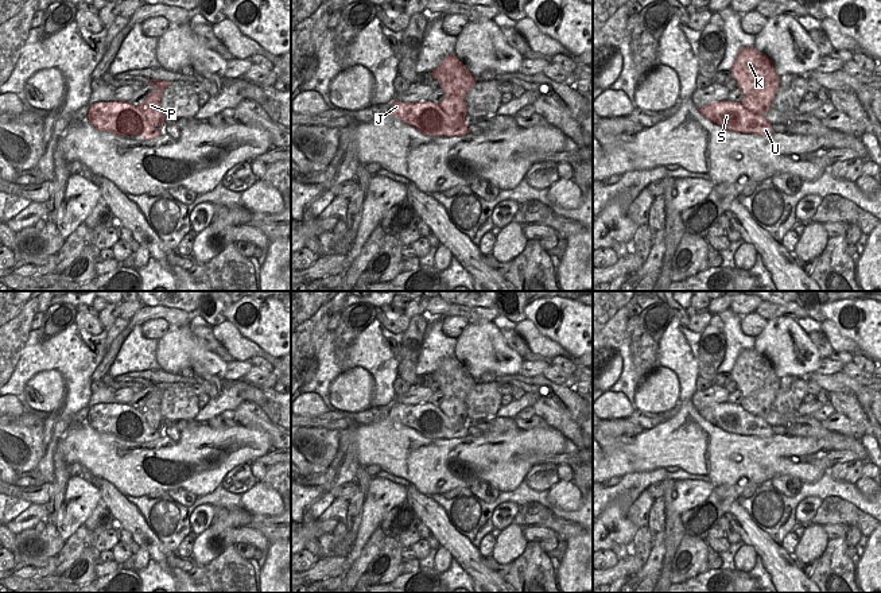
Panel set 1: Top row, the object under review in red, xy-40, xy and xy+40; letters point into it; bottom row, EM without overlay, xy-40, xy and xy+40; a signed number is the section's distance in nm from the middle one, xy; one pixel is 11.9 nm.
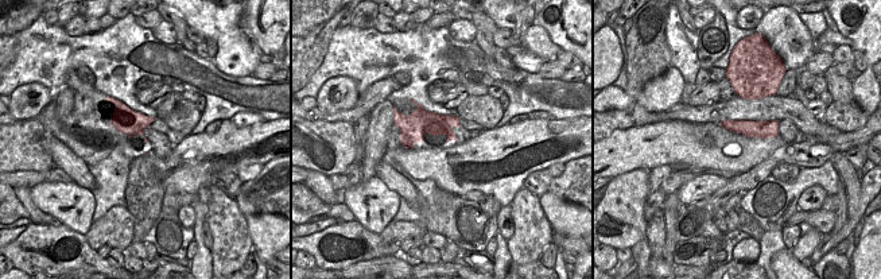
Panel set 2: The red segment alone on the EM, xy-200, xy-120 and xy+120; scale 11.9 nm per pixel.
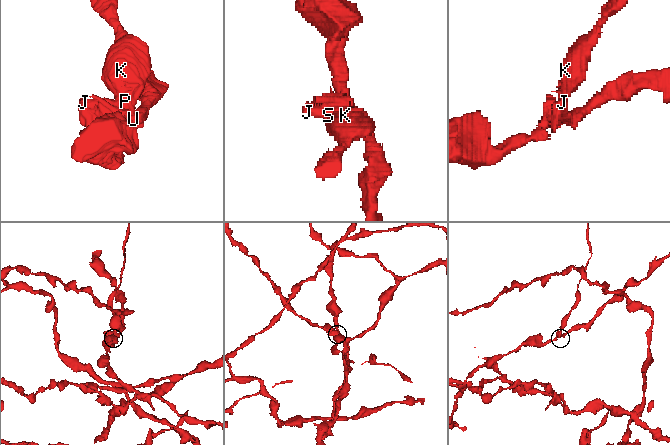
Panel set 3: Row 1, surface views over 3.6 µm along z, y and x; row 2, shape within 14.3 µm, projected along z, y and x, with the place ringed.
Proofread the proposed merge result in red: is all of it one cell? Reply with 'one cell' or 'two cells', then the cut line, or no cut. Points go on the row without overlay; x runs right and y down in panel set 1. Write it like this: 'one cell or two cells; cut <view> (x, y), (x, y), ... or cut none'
two cells; cut xy (439, 406), (443, 411), (460, 414), (465, 419)

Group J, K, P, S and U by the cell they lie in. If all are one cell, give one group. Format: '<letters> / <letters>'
J S U / K P

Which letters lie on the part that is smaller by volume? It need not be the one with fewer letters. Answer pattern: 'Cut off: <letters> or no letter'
Cut off: K, P.

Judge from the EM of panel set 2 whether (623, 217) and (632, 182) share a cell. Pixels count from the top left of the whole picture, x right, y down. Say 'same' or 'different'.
same

